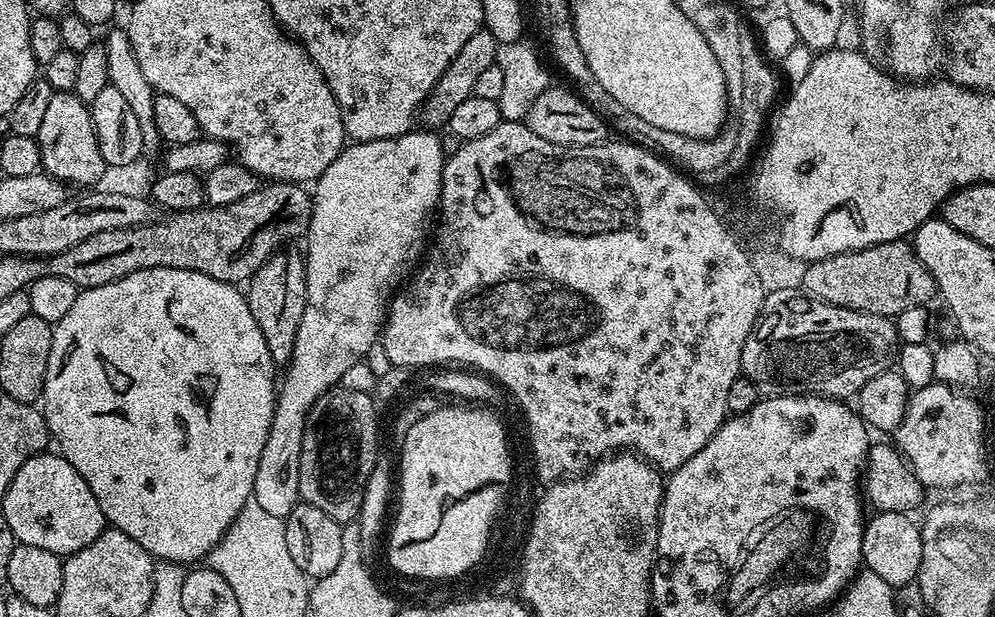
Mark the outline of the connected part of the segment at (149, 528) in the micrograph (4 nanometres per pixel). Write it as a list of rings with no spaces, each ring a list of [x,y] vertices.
[[[147,268],[146,270],[138,270],[121,280],[115,280],[112,284],[107,284],[106,286],[94,286],[93,288],[83,289],[78,294],[78,298],[74,298],[74,306],[70,306],[69,312],[52,329],[50,362],[46,366],[42,411],[44,413],[44,421],[48,423],[49,437],[54,441],[54,444],[60,447],[57,448],[59,455],[64,456],[66,462],[70,462],[70,466],[74,466],[74,470],[78,470],[78,474],[82,474],[82,478],[86,482],[86,486],[90,486],[94,498],[98,498],[98,506],[102,506],[102,514],[105,521],[111,527],[122,530],[122,534],[134,538],[134,542],[138,542],[138,546],[142,546],[142,550],[146,550],[149,556],[157,561],[171,561],[176,566],[188,563],[188,565],[191,565],[193,562],[196,562],[191,562],[191,560],[196,560],[199,556],[204,558],[209,555],[212,548],[223,538],[223,534],[230,527],[232,520],[246,506],[251,497],[252,487],[254,486],[254,474],[258,472],[258,458],[262,458],[262,446],[266,442],[266,434],[270,430],[270,422],[276,409],[277,376],[278,368],[270,358],[270,350],[266,346],[266,338],[262,338],[262,330],[258,330],[258,322],[254,322],[254,314],[250,314],[247,295],[237,285],[218,282],[218,278],[210,278],[206,274],[198,274],[194,270]]]

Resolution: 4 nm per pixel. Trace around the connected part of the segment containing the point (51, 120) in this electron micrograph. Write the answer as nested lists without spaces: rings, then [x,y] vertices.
[[[53,91],[42,126],[35,138],[40,144],[40,167],[56,180],[92,186],[95,185],[92,183],[106,172],[104,159],[98,150],[92,109],[85,101],[76,97],[75,91]]]

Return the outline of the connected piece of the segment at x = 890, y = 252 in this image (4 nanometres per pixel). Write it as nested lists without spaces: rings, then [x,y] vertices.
[[[906,240],[875,244],[856,252],[841,252],[828,259],[811,261],[803,276],[803,289],[815,300],[826,301],[827,304],[839,308],[854,309],[876,316],[895,318],[900,313],[914,307],[927,307],[929,301],[937,297],[936,280],[915,254],[915,249]]]

